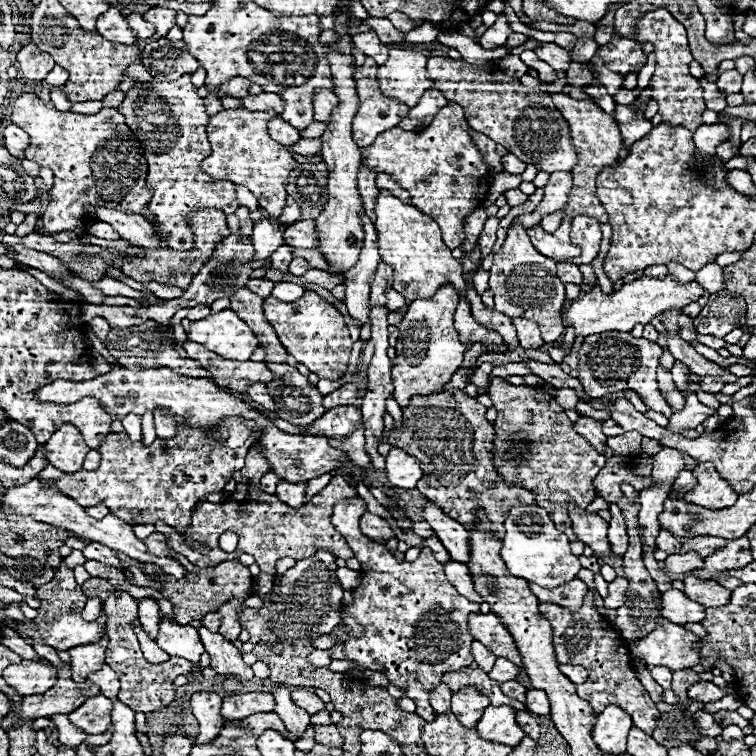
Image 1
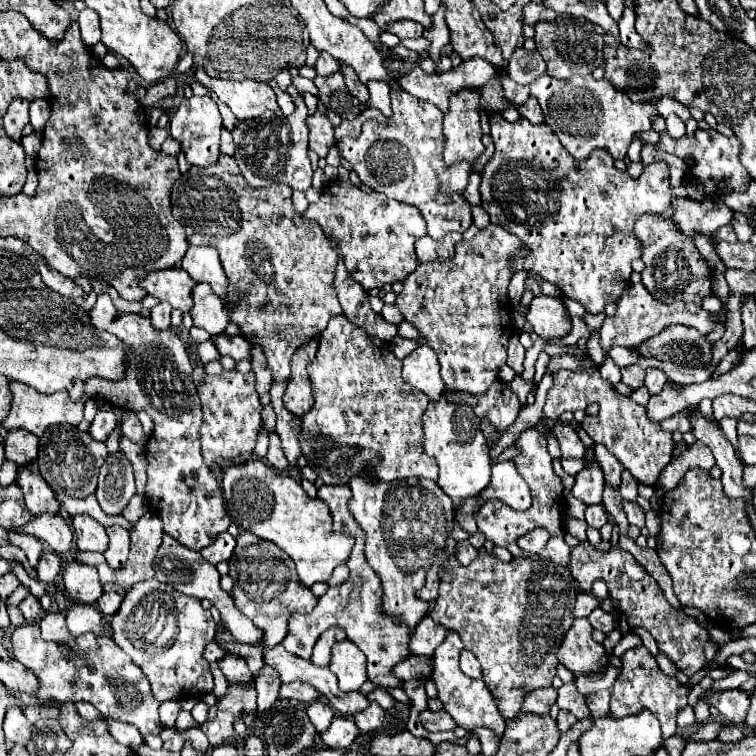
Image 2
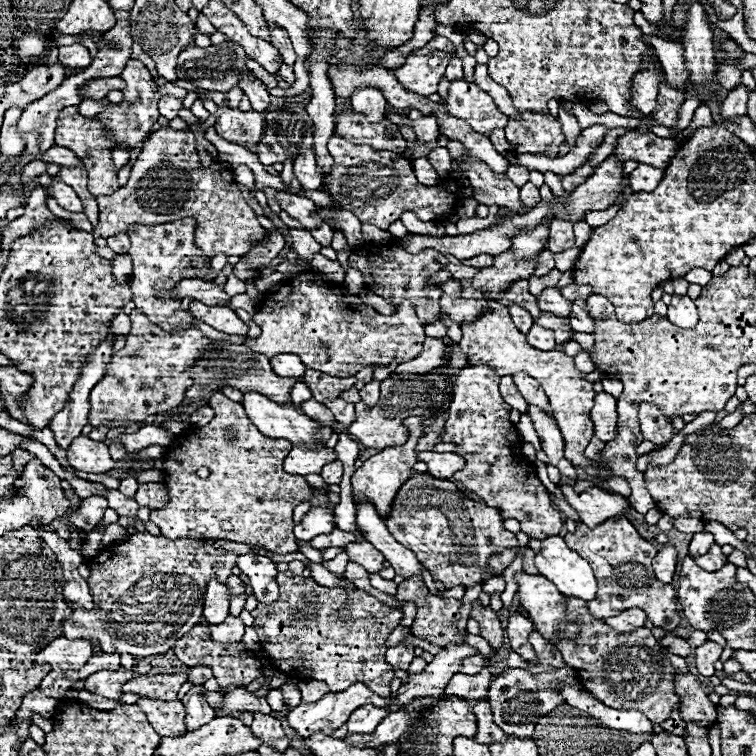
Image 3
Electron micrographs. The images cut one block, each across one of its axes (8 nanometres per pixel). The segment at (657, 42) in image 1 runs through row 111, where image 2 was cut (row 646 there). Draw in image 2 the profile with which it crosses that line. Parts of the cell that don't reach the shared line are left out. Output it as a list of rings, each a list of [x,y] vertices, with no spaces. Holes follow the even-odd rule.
[[[586,540],[586,542],[580,542],[572,550],[568,568],[570,568],[574,582],[578,584],[580,592],[592,592],[592,584],[596,580],[604,580],[608,584],[610,598],[614,602],[618,602],[618,612],[622,616],[626,616],[630,630],[632,628],[648,630],[654,636],[654,640],[658,642],[660,652],[664,652],[684,674],[694,676],[696,672],[706,668],[708,662],[704,656],[704,642],[710,640],[708,630],[698,626],[698,622],[692,616],[688,616],[680,610],[674,610],[666,602],[656,580],[636,562],[634,556],[630,556],[630,552],[622,550],[618,544],[612,550],[602,552]]]

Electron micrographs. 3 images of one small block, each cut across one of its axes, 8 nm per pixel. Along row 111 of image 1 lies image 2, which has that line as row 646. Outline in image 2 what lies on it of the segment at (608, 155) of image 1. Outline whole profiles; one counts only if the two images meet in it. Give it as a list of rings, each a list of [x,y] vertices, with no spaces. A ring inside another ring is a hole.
[[[576,618],[564,634],[558,648],[558,660],[576,676],[592,674],[608,666],[604,646],[592,640],[592,626],[588,618]]]

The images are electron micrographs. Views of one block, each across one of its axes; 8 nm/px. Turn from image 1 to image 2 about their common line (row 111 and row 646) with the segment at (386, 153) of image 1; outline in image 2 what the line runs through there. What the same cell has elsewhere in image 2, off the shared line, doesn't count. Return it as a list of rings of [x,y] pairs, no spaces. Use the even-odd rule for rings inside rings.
[[[448,632],[446,640],[442,646],[436,648],[434,652],[434,668],[432,671],[432,680],[438,688],[438,698],[444,704],[444,710],[456,720],[458,726],[464,726],[464,730],[474,730],[480,726],[490,728],[498,738],[502,738],[502,732],[506,730],[506,722],[500,716],[494,698],[490,696],[486,684],[482,680],[468,678],[460,668],[458,668],[458,656],[462,652],[462,640],[456,632]]]

